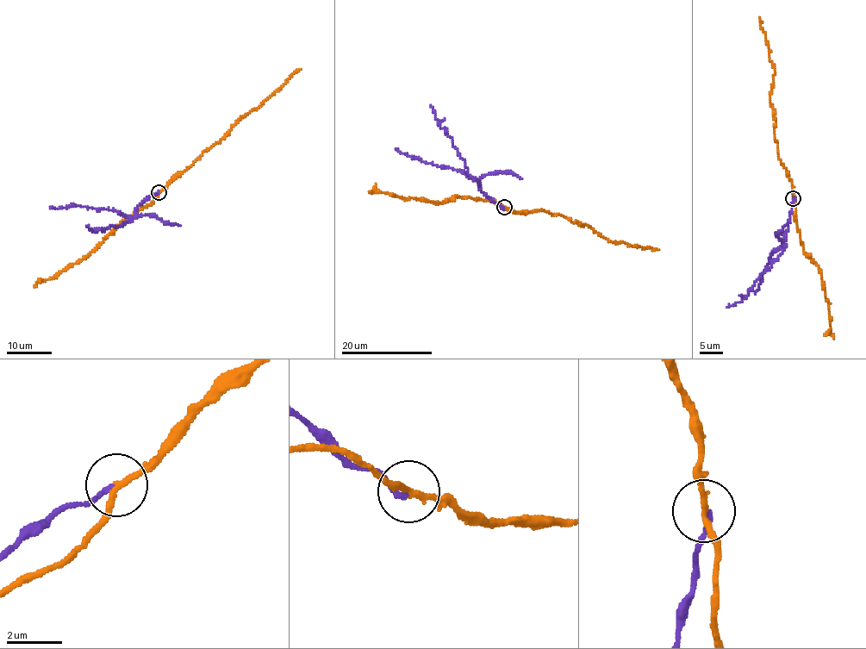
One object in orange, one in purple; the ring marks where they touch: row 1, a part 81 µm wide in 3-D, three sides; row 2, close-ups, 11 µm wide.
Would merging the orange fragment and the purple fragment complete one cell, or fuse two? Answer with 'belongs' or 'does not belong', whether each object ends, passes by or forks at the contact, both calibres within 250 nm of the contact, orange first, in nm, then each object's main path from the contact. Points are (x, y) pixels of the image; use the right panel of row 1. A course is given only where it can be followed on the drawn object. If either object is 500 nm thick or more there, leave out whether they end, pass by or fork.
does not belong; orange passes by; purple ends there; 200 nm thick on the orange side, 180 nm on the other; orange runs (794, 198), (792, 182), (780, 160), (774, 135), (775, 119), (770, 93), (774, 67), (760, 18); purple runs (794, 198), (785, 239), (781, 246), (771, 252), (770, 261), (760, 277), (759, 288), (754, 294)

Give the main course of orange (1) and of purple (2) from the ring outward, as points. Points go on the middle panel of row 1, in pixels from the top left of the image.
1: (504, 208), (517, 213), (539, 209), (562, 215), (614, 242), (658, 250)
2: (504, 208), (482, 190), (475, 177), (401, 153), (395, 148)

